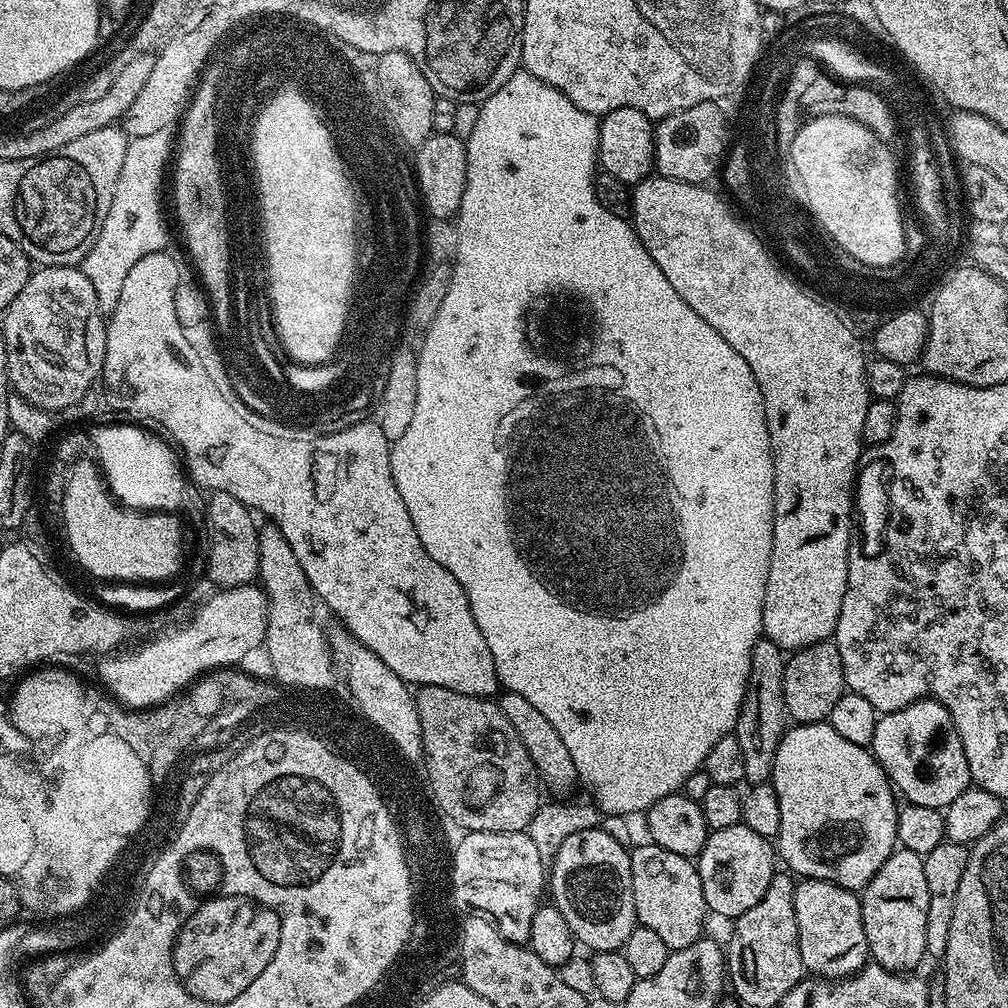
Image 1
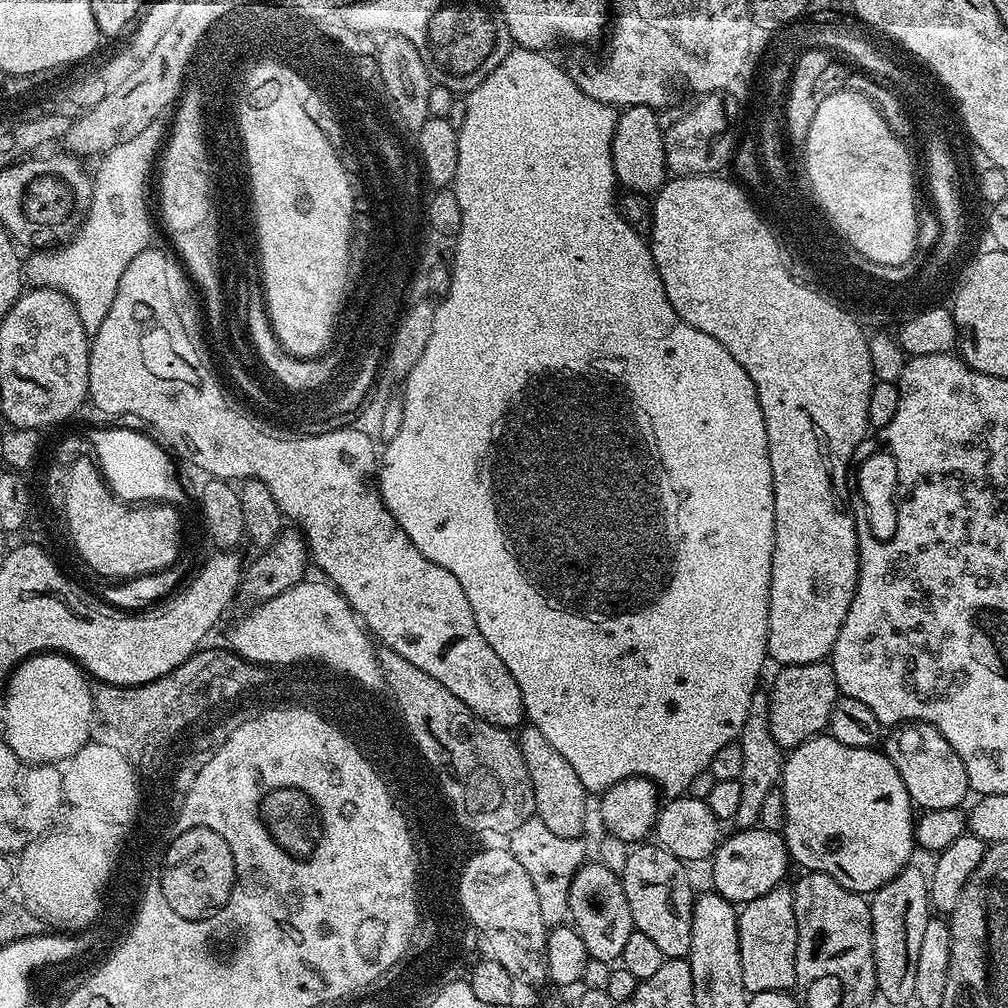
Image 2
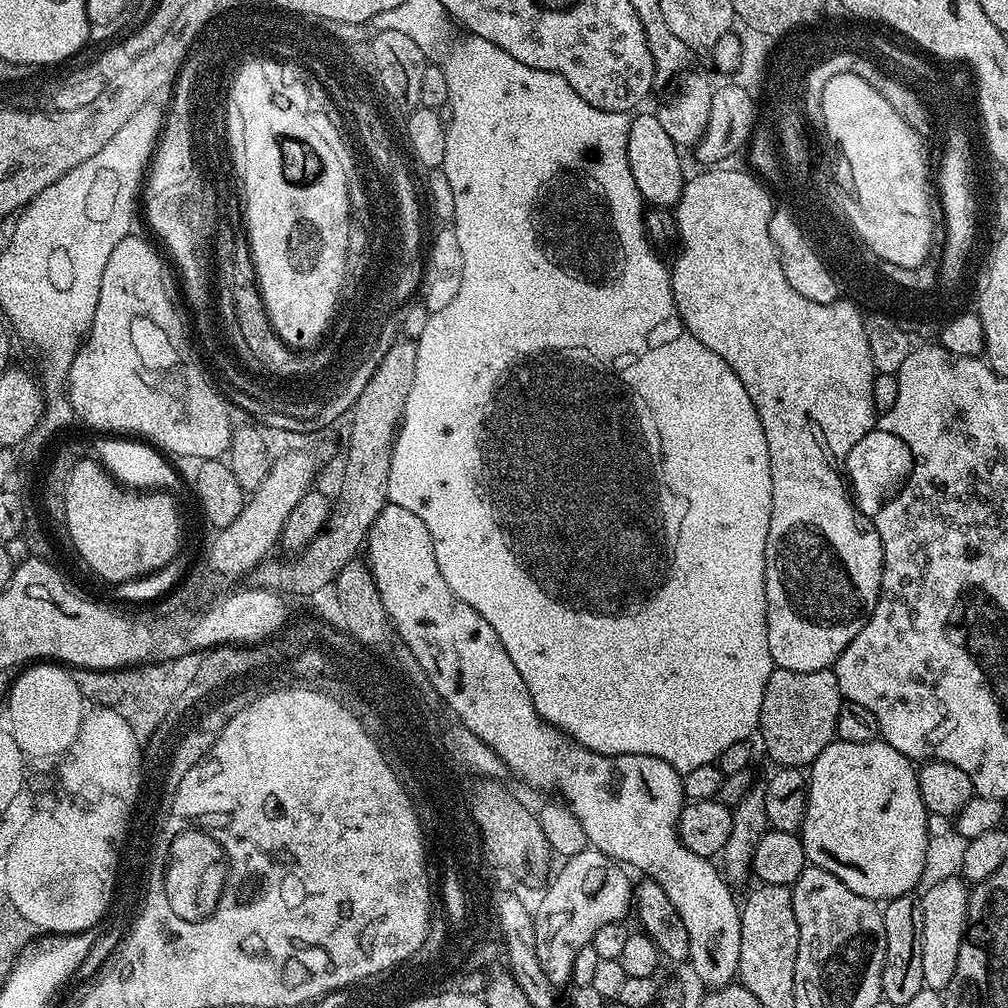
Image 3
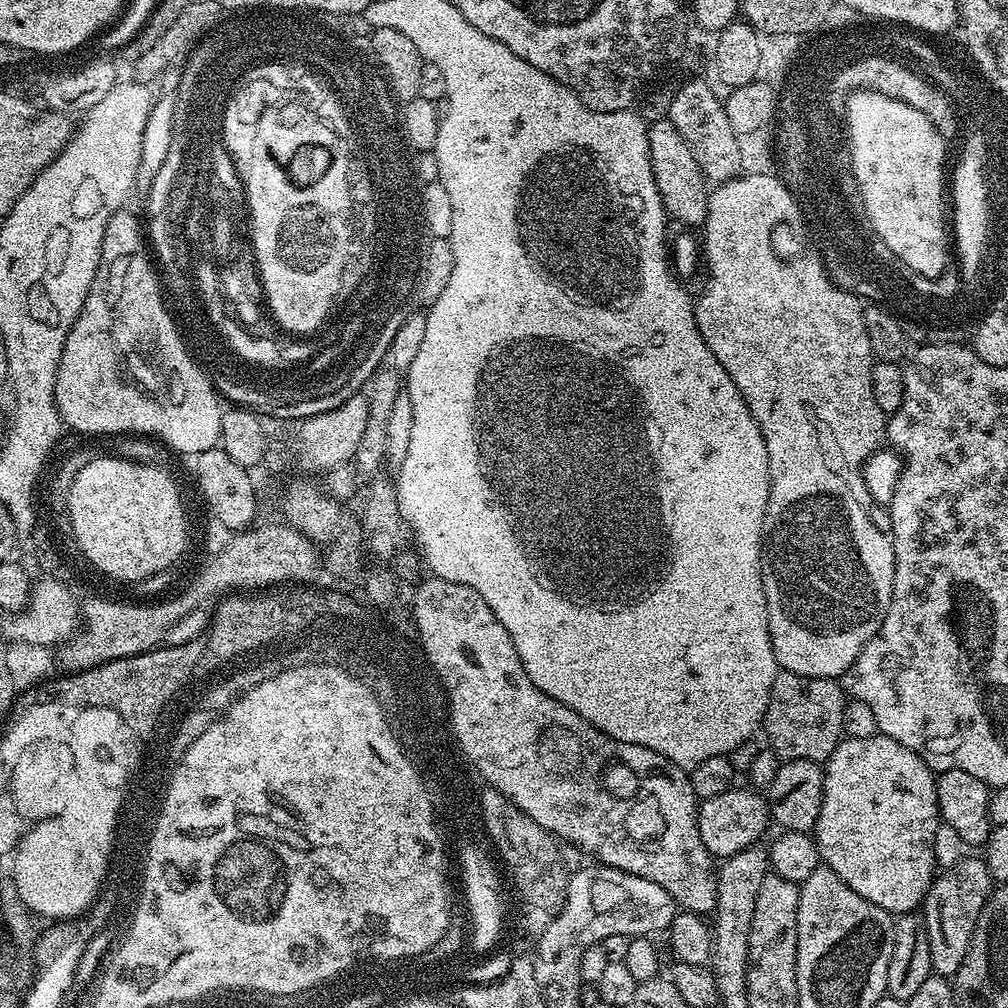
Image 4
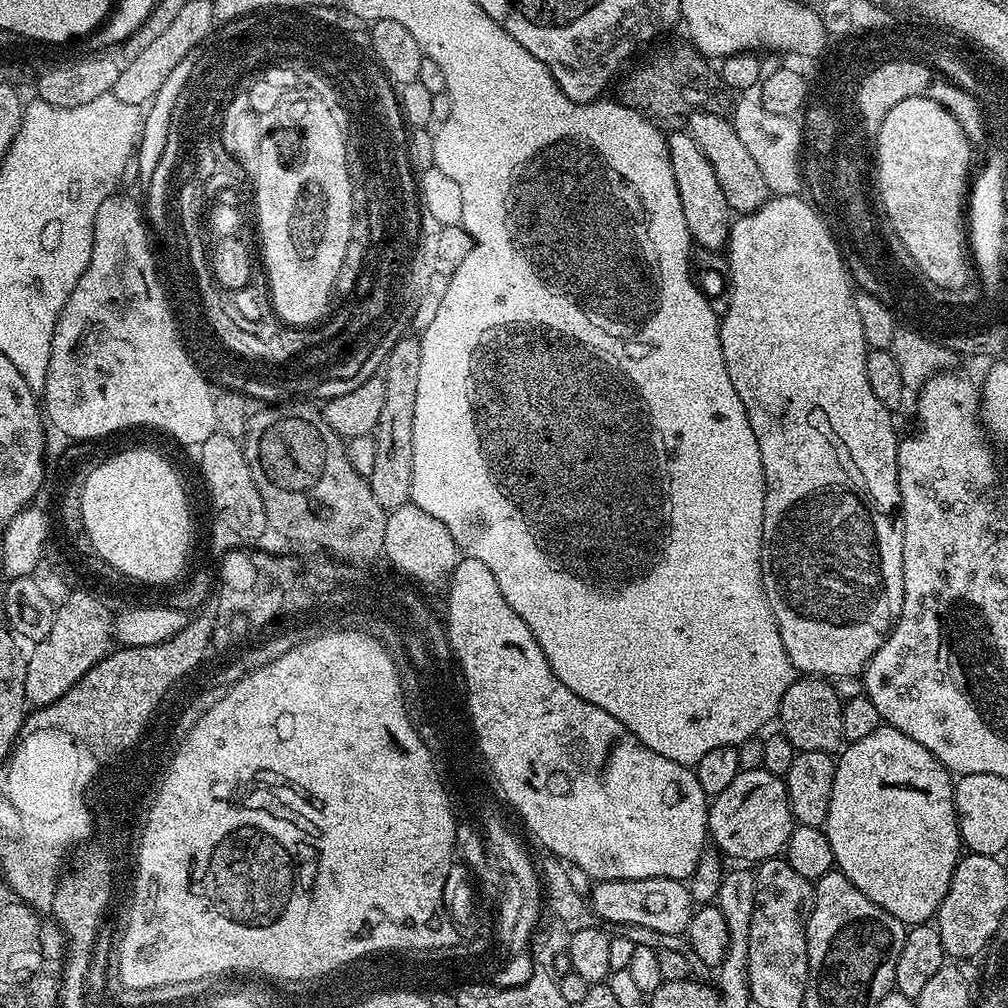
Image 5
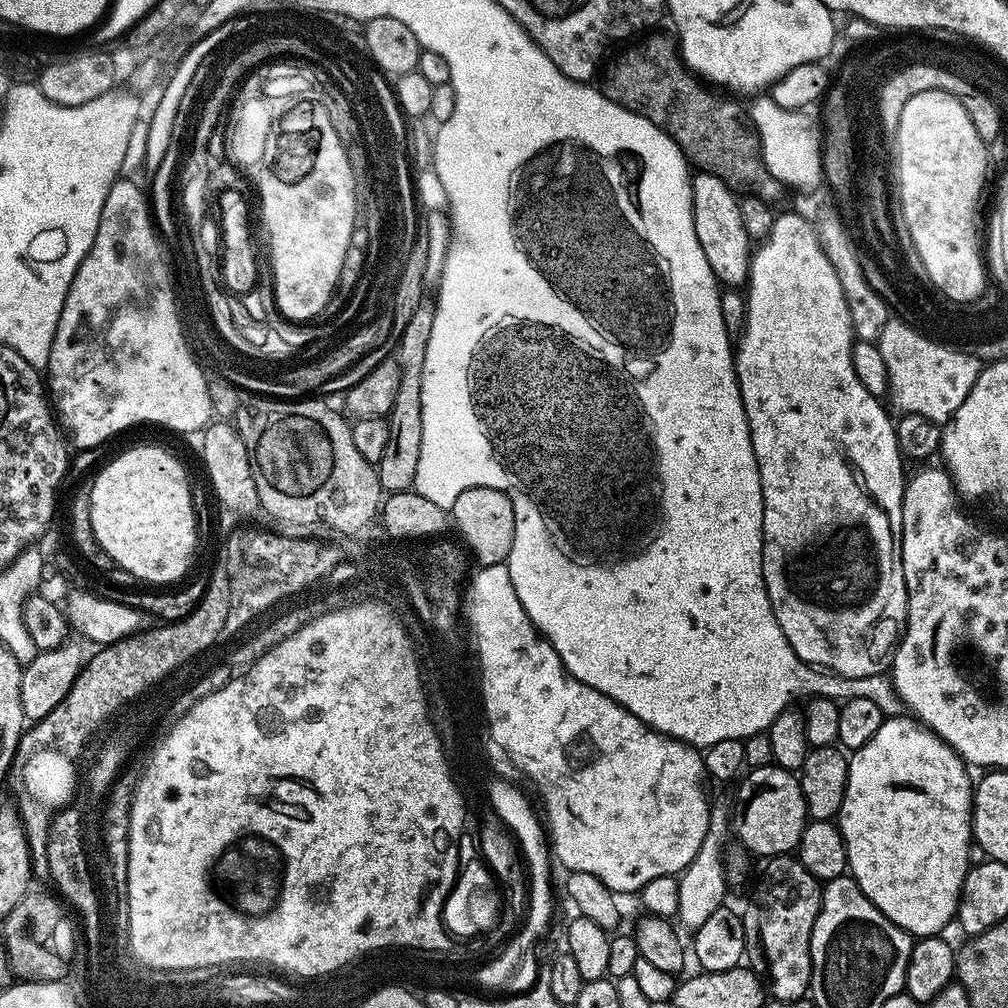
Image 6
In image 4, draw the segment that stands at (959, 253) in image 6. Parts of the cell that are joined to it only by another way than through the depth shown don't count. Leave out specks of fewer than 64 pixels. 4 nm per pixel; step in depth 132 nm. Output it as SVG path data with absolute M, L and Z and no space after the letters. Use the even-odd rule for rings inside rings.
M854 92L850 101L850 140L852 153L857 159L858 186L864 190L864 201L872 212L874 230L882 242L890 246L906 262L906 266L934 279L945 275L948 268L948 246L950 250L950 228L944 225L944 204L946 208L946 184L942 174L946 169L946 143L944 132L938 124L930 122L922 110L906 106L906 102L892 101L886 94L877 92Z

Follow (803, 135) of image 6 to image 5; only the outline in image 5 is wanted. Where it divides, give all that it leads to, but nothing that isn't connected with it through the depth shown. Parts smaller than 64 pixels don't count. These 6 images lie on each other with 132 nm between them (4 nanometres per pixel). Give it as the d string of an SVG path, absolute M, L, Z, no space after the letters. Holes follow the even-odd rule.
M759 85L741 91L732 113L735 133L742 141L762 173L769 193L778 196L797 195L802 188L802 145L803 129L793 118L786 115L771 114L761 104Z

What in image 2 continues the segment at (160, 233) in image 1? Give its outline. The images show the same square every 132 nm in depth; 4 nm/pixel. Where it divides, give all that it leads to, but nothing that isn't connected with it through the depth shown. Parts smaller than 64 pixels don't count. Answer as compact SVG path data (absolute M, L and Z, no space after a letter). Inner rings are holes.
M157 122L146 126L142 134L130 138L130 142L122 142L122 146L114 146L114 150L104 153L100 164L94 168L92 182L92 201L88 207L88 215L84 217L84 225L66 244L51 250L36 250L32 256L23 261L22 271L29 285L37 288L53 288L66 298L78 310L78 318L82 318L82 326L90 334L95 334L98 326L102 326L106 314L110 314L110 306L114 303L114 294L118 294L118 281L122 278L122 270L142 254L153 243L152 220L148 217L148 179L152 176L152 163L158 160L158 153L166 140L166 128Z

